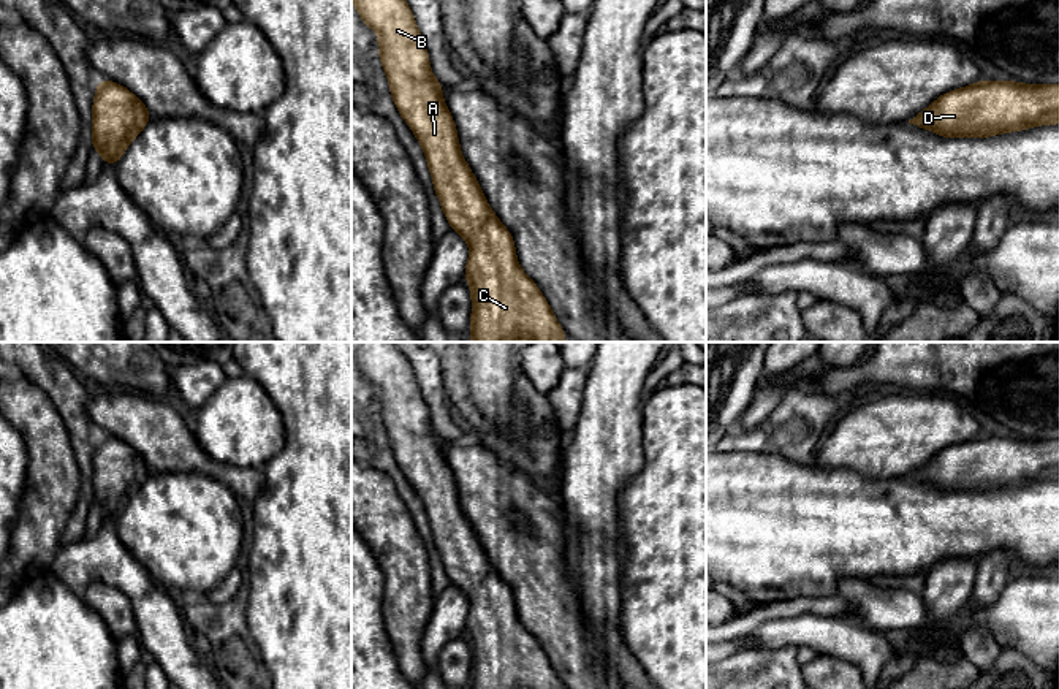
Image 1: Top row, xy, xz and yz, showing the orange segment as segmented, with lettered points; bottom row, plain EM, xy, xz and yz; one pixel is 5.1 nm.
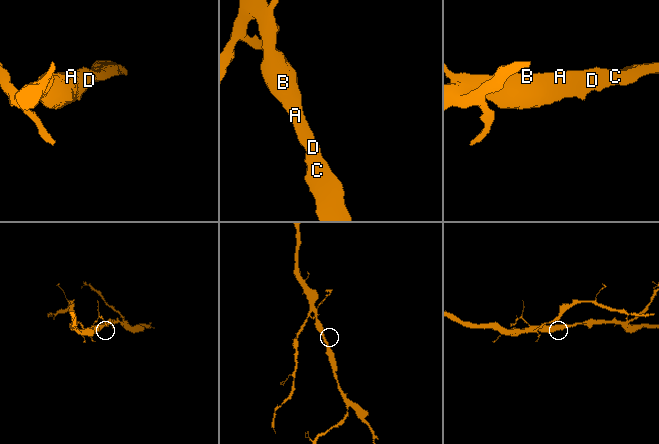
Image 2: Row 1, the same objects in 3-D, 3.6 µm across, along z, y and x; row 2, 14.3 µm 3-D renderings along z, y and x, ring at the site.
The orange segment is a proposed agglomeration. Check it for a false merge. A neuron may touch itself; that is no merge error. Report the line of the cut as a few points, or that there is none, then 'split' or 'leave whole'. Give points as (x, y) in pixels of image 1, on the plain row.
cut none; leave whole

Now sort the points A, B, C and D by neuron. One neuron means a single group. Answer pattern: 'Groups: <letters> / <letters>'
Groups: A B C D

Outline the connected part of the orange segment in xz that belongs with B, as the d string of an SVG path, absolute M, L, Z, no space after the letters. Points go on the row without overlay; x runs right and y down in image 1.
M351 342L351 356L362 377L378 388L378 409L396 463L424 504L448 578L469 597L465 637L472 646L472 689L565 689L537 638L519 622L511 588L489 562L461 508L456 480L443 456L443 439L431 428L429 409L408 358L396 342Z

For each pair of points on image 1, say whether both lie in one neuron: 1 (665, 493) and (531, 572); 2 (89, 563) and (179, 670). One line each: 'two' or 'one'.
1: two
2: one

